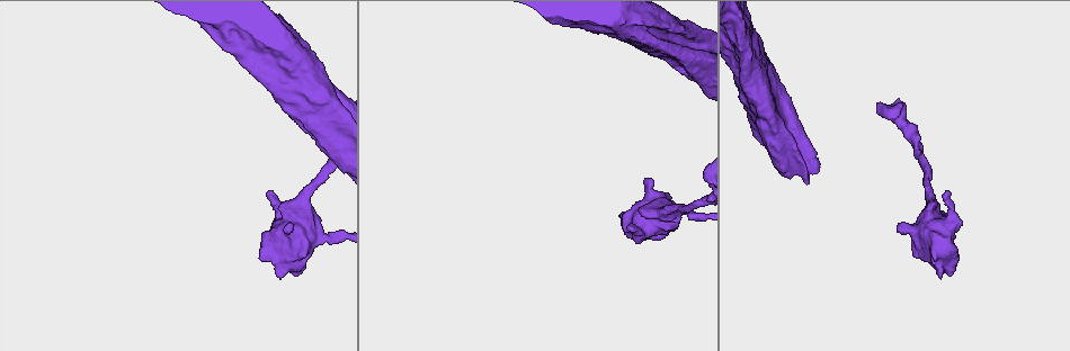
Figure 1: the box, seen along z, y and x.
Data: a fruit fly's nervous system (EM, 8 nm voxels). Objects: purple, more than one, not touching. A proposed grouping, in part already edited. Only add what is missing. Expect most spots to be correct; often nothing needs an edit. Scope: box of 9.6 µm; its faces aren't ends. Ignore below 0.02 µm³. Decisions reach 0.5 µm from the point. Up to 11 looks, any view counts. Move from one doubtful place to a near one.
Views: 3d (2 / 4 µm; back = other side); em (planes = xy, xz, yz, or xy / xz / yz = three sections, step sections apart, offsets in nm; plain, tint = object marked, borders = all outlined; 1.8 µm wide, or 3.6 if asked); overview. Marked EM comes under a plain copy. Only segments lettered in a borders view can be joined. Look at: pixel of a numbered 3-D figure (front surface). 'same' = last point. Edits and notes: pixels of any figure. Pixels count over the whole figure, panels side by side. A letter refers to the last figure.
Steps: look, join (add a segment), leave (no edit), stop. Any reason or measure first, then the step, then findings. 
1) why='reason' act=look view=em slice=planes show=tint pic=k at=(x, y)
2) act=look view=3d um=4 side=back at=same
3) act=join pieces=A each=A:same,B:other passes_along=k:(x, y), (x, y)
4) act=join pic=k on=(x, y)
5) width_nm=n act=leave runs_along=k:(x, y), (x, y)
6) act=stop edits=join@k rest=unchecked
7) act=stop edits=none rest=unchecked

why='sudden change in width' act=look view=em um=3.6 slice=planes show=borders pic=1 at=(295, 55)

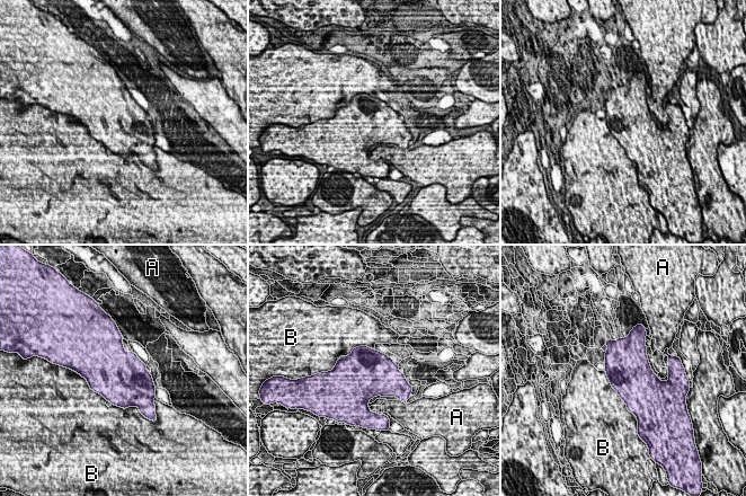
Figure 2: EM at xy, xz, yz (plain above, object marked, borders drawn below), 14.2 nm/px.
act=leave each=A:other,B:other border=2:(374, 348), (357, 346), (337, 361) found='none of them fits'

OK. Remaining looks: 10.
why='an open end' act=look view=em slice=planes show=borders pic=1 at=(266, 193)

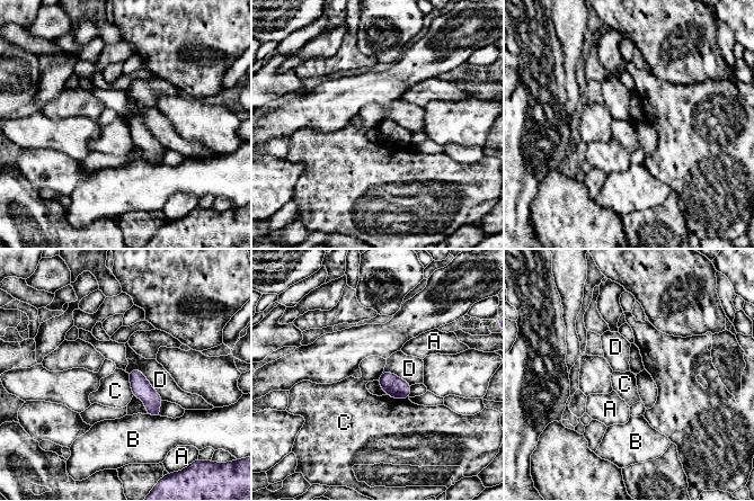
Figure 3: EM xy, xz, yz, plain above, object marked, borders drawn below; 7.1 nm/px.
act=leave each=A:other,B:other,C:other,D:other border=3:(126, 373), (133, 394) found='none of them fits'

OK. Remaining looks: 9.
why='branch stops here' act=look view=3d um=4 pic=1 at=(662, 235)

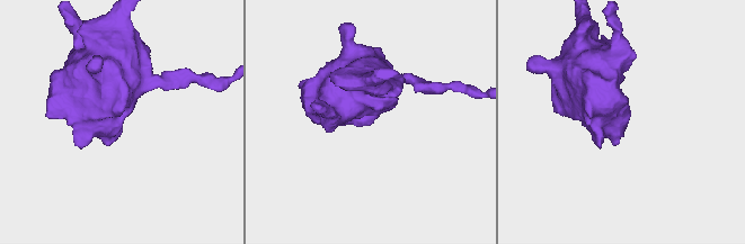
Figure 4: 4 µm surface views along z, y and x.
act=look view=em slice=planes show=borders pic=4 at=(371, 121)

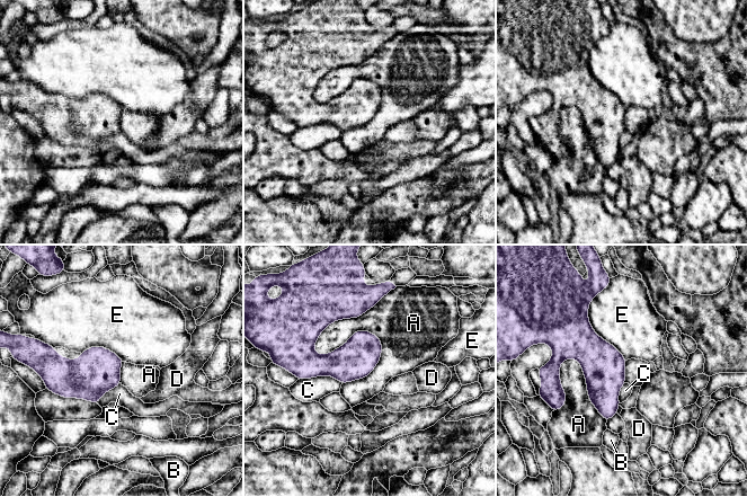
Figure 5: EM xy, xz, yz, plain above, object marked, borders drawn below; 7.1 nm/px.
act=leave each=A:other,B:other,C:other,D:other,E:other border=5:(592, 299), (590, 327), (627, 360) found='none of them fits'

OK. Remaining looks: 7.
act=stop edits=none rest=unchecked

